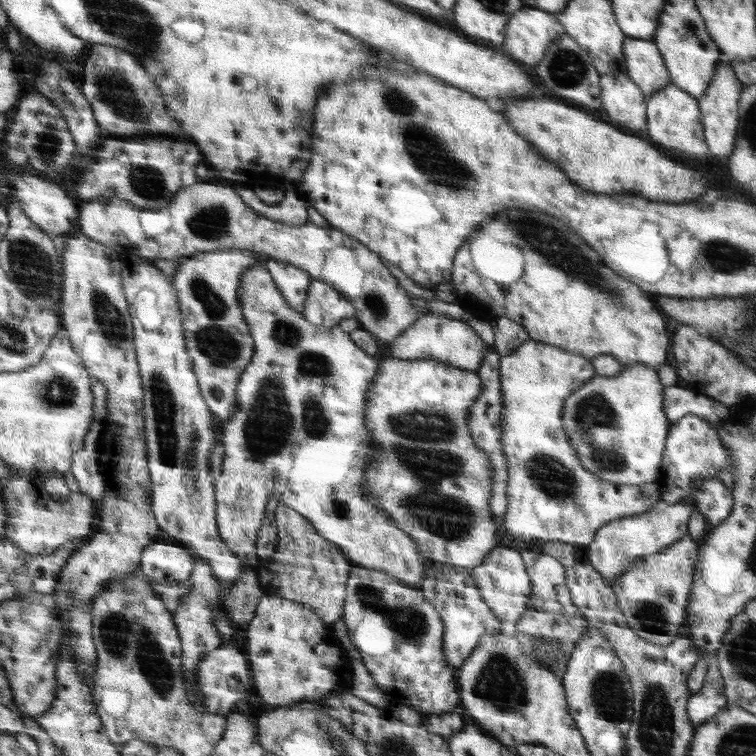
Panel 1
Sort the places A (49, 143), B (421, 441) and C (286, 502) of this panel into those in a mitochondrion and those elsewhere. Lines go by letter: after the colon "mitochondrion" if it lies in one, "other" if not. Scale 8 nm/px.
A: mitochondrion
B: mitochondrion
C: other

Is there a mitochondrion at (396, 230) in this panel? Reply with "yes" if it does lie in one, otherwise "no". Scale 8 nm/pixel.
no

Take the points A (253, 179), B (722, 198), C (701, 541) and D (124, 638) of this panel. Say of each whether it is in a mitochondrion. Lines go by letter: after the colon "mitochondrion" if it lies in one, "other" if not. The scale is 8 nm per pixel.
A: other
B: other
C: other
D: mitochondrion

